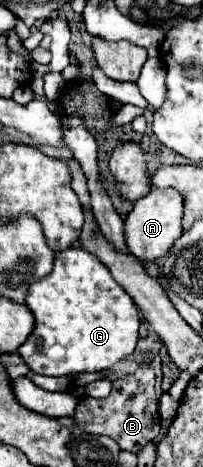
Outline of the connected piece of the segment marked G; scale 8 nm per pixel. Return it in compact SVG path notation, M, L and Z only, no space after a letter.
M68 248L56 254L52 272L30 286L26 306L34 314L34 330L16 352L36 374L70 376L80 372L110 370L116 362L128 358L136 348L140 326L136 304L124 292L124 288L112 278L110 270L106 270L106 266L84 248Z

